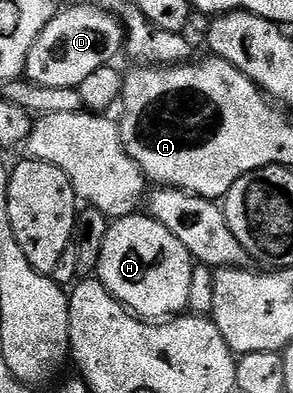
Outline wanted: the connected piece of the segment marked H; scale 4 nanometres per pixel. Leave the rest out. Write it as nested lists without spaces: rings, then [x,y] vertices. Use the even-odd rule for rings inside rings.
[[[150,214],[113,219],[102,242],[95,275],[129,312],[149,321],[175,318],[188,308],[194,261],[191,254]]]

